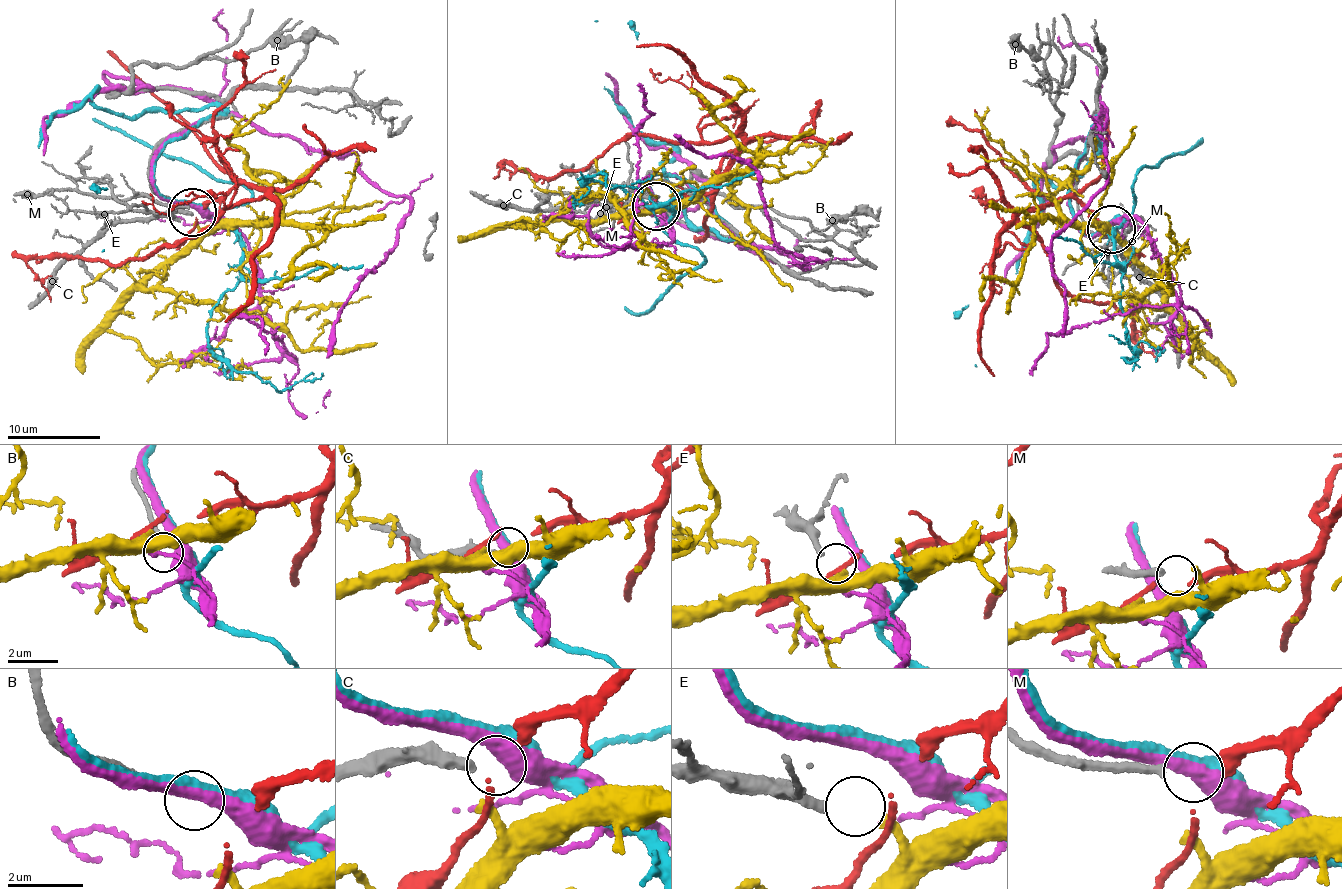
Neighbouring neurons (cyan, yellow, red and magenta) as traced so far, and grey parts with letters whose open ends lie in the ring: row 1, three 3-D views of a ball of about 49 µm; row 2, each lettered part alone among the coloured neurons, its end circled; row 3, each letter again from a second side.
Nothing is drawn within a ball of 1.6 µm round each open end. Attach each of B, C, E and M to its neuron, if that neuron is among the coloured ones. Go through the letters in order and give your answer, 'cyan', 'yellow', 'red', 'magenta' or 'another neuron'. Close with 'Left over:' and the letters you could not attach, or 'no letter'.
B: another neuron
C: another neuron
E: yellow
M: red
Left over: B, C

